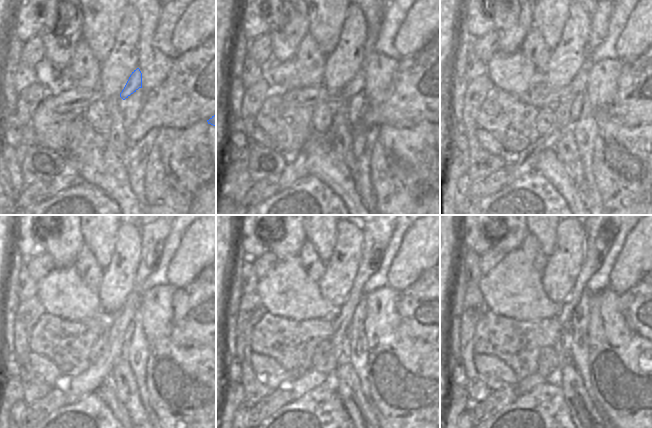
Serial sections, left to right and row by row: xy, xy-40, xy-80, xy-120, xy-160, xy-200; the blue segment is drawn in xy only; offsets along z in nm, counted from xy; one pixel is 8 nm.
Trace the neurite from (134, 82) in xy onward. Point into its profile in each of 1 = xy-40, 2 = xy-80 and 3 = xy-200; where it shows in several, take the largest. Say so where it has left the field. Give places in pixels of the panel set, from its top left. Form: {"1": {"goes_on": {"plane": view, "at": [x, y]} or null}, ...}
{"1": {"goes_on": {"plane": "xy-40", "at": [340, 98]}}, "2": {"goes_on": {"plane": "xy-80", "at": [578, 85]}}, "3": {"goes_on": {"plane": "xy-200", "at": [518, 344]}}}

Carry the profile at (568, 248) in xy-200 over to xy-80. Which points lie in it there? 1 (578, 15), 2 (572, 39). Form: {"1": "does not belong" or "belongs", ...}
{"1": "belongs", "2": "belongs"}

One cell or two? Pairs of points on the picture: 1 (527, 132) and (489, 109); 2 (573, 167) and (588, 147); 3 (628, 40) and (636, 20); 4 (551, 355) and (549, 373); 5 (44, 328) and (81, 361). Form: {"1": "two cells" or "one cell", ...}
{"1": "one cell", "2": "two cells", "3": "one cell", "4": "one cell", "5": "one cell"}

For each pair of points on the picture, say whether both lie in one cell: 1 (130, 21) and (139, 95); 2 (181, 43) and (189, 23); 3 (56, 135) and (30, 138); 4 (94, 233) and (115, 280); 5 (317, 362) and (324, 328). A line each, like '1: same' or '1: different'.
1: different
2: same
3: different
4: different
5: different

